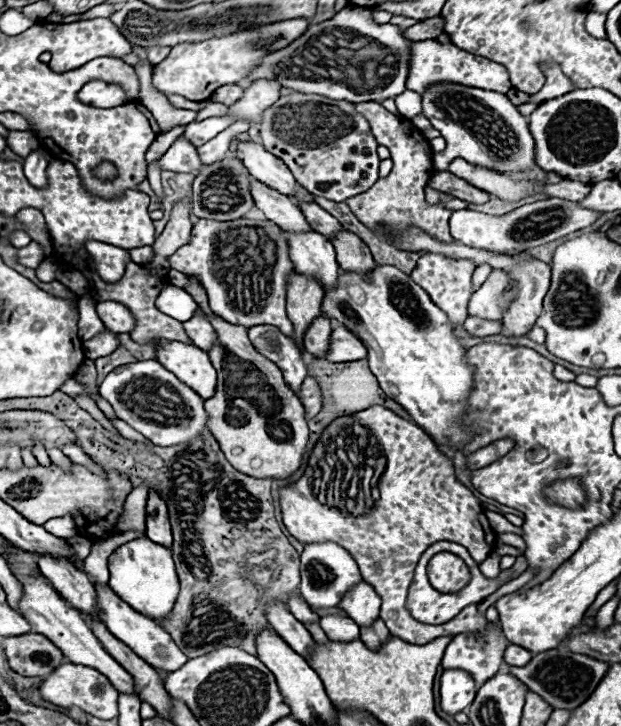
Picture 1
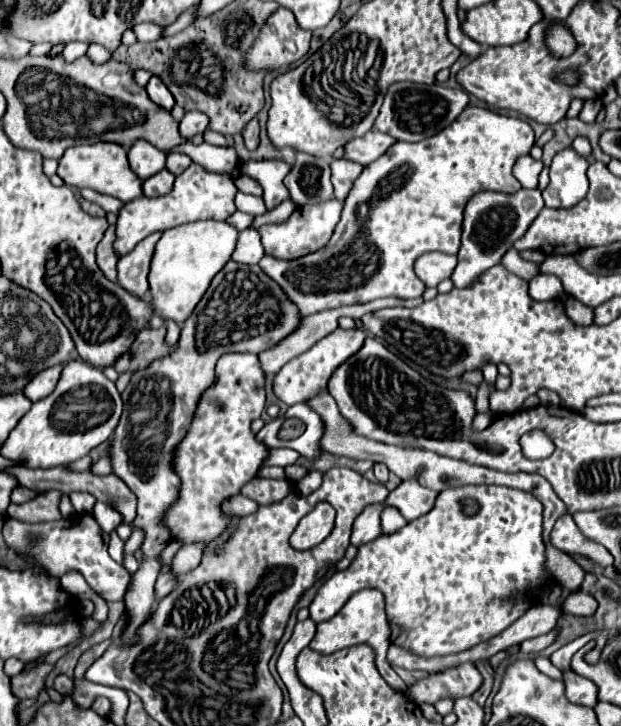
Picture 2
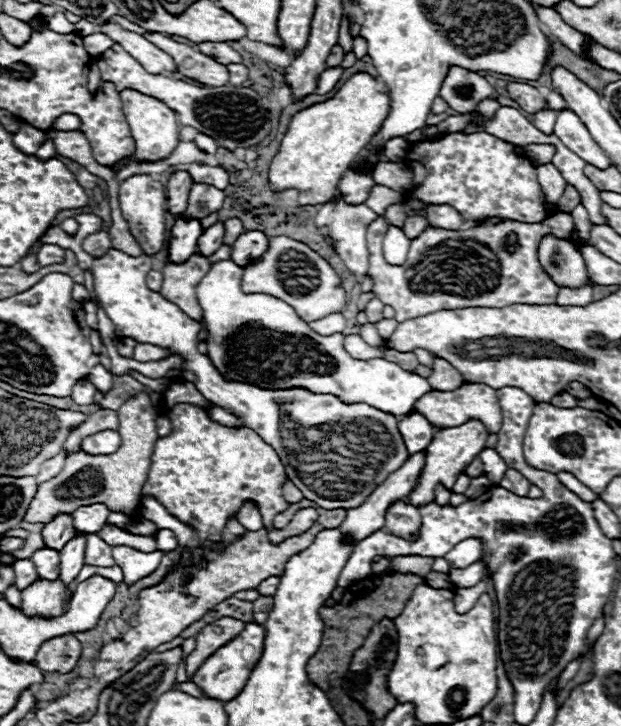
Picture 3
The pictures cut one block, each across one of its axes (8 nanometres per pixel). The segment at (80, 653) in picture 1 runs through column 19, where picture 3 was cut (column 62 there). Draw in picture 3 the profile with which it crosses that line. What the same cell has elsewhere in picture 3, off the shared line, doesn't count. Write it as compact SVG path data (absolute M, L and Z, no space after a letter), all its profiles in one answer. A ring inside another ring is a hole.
M78 534L72 540L66 542L66 546L60 550L60 578L68 584L72 578L80 572L84 564L84 546L86 546L86 534Z

